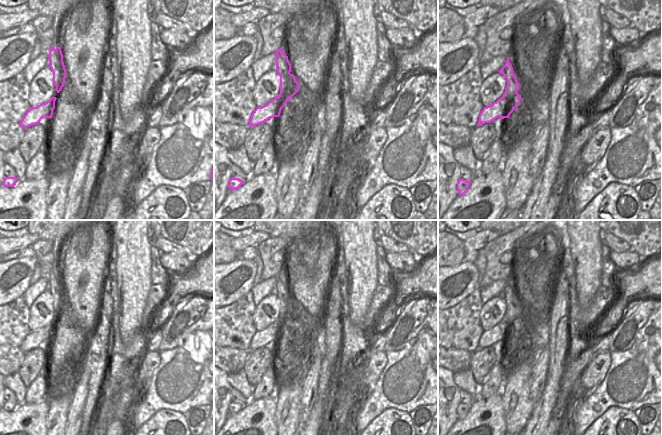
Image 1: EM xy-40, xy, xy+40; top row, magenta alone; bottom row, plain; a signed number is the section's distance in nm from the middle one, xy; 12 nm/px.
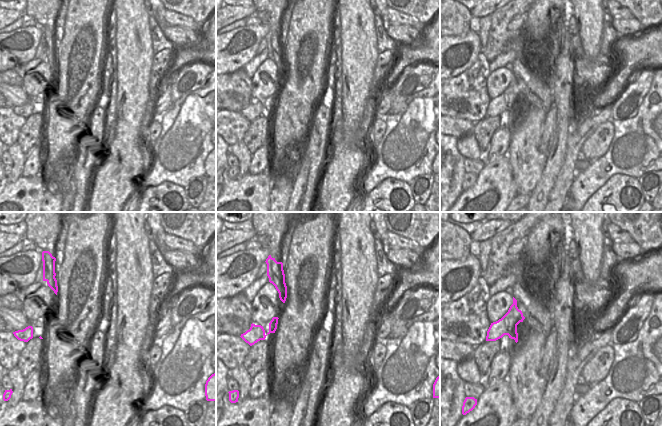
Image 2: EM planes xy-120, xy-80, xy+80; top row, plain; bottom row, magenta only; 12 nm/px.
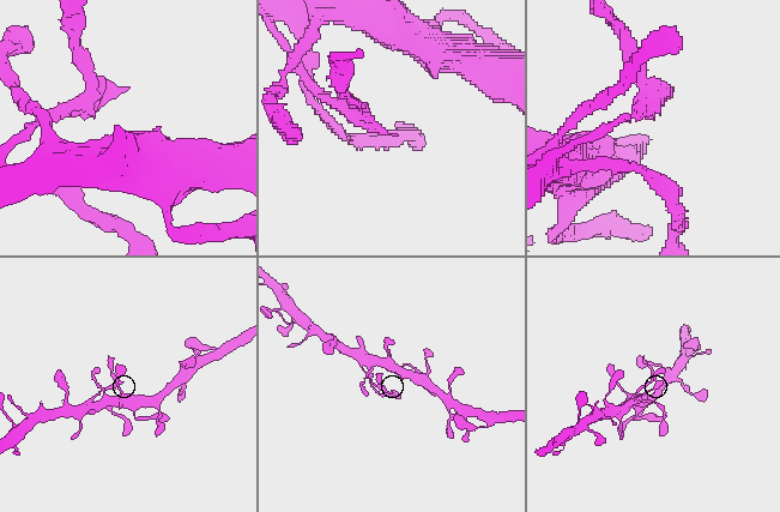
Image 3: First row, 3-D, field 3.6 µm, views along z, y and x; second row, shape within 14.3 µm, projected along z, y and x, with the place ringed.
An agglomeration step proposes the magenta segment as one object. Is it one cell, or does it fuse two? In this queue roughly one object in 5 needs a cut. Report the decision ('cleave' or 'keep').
cleave

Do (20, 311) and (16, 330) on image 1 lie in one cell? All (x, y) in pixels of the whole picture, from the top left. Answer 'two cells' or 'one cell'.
one cell

